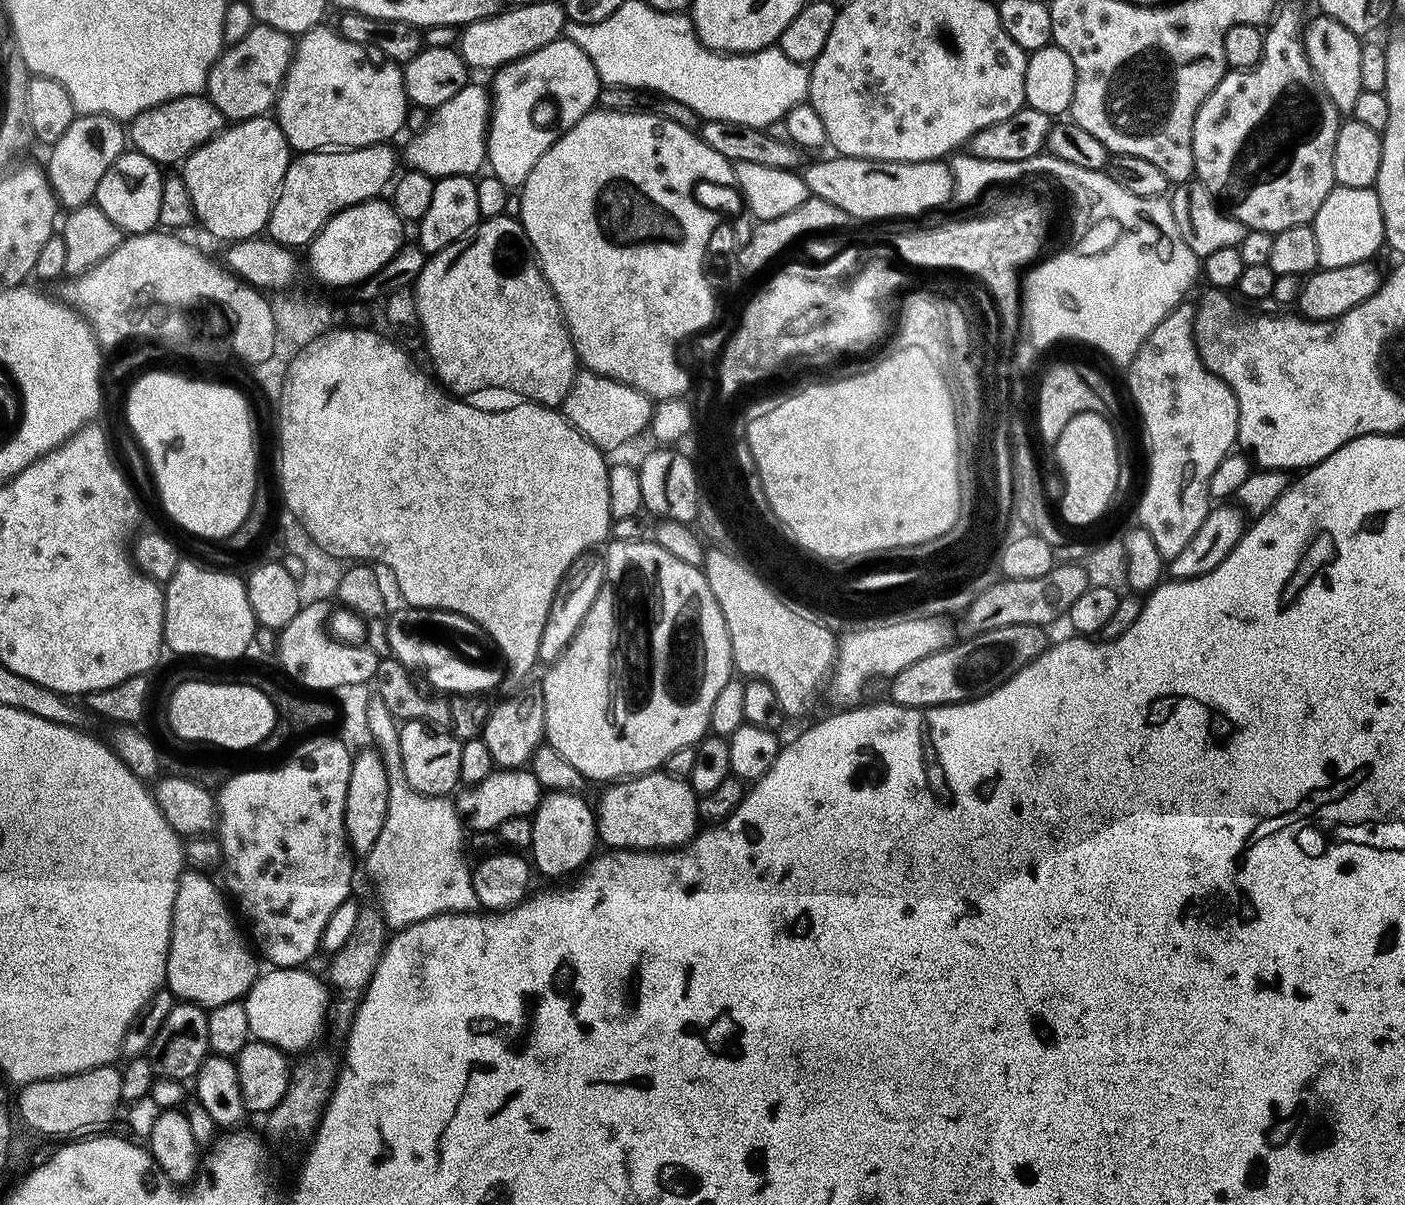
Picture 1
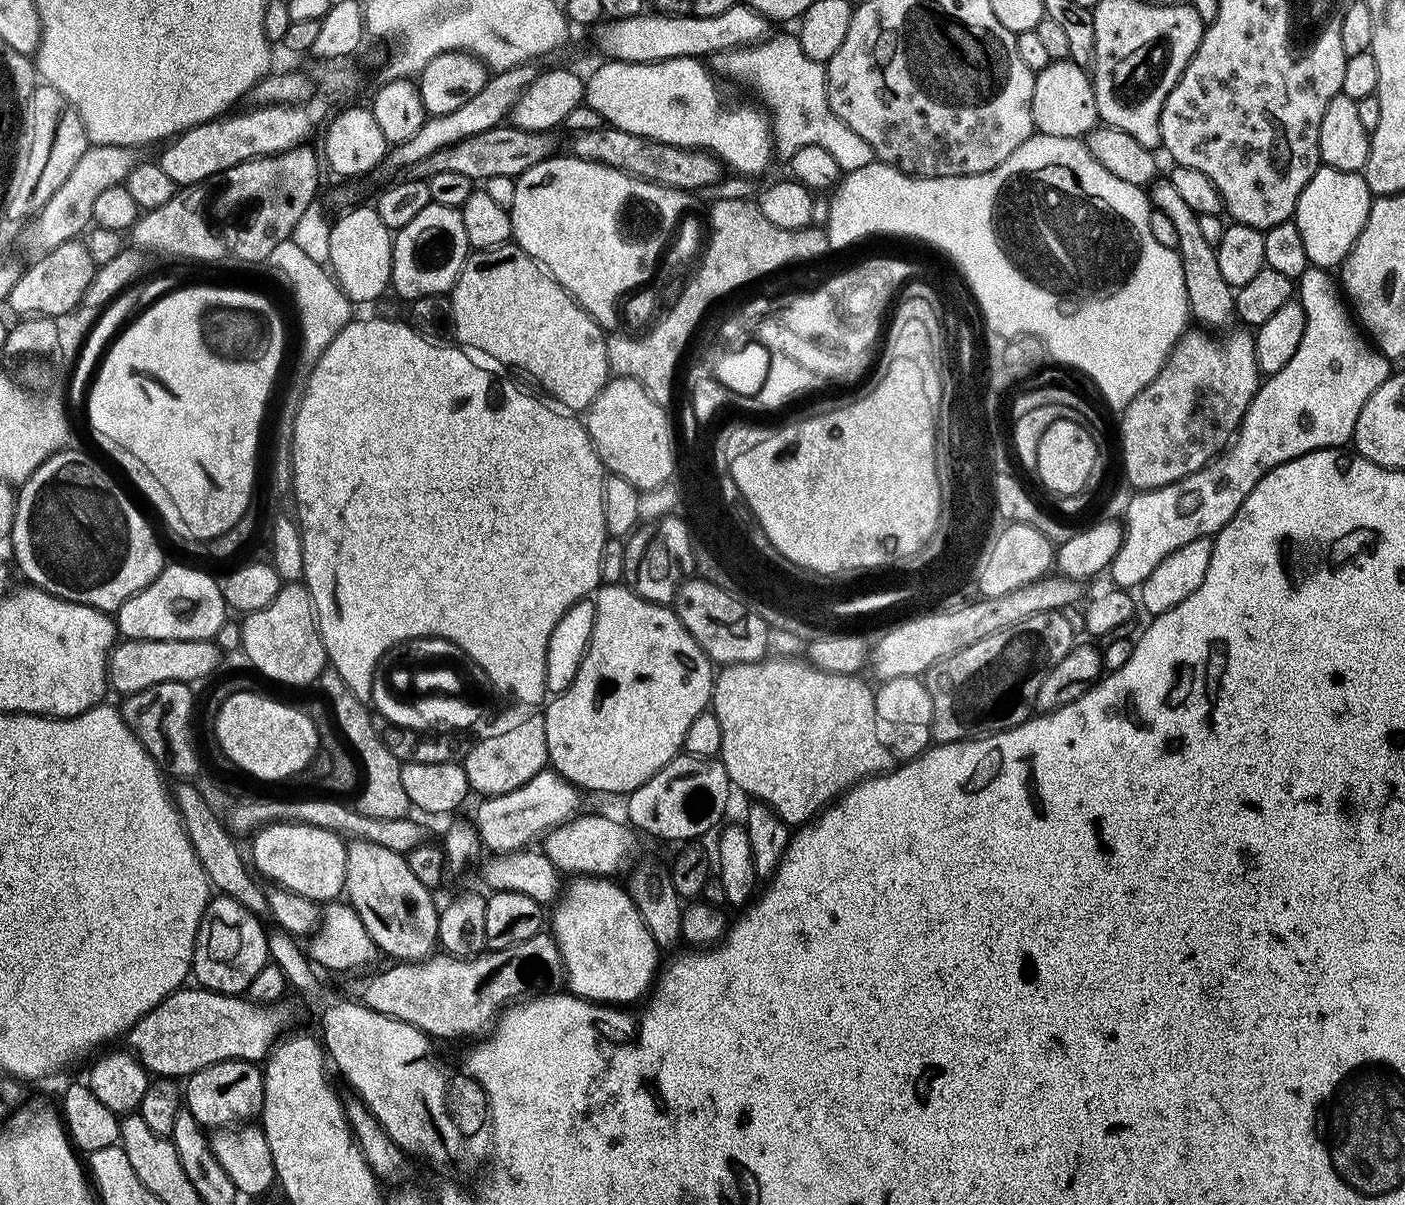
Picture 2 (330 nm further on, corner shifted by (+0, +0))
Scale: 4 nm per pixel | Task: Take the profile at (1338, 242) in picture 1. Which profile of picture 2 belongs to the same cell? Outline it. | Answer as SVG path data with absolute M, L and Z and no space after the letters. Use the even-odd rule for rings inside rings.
M1323 166L1316 169L1310 182L1306 182L1294 213L1298 234L1302 234L1302 246L1306 246L1306 258L1311 267L1332 270L1343 265L1358 234L1362 234L1362 226L1366 226L1373 199L1374 193L1369 190L1361 173Z

